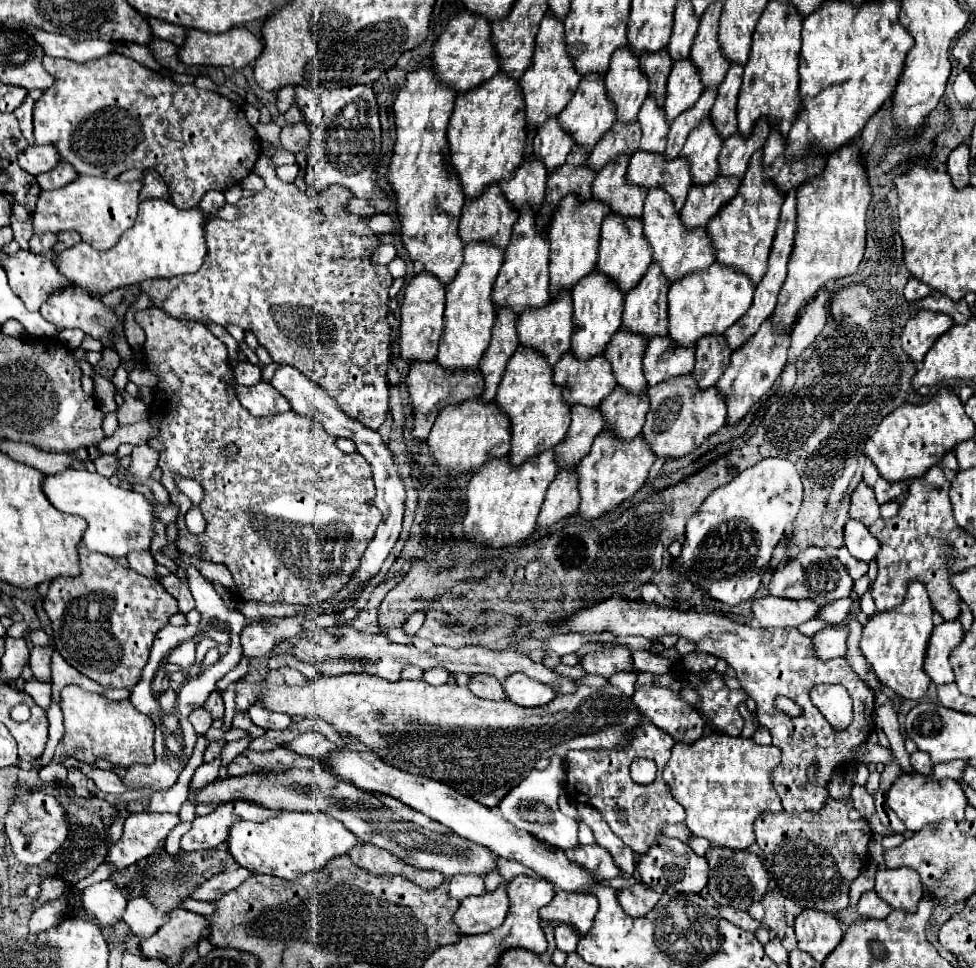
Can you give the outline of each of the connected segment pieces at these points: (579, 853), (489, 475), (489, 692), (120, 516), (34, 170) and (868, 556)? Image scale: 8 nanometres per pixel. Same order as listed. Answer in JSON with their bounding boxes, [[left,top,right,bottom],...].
[[566,845,620,879],[464,447,558,547],[468,675,504,701],[44,467,156,559],[18,145,60,175],[844,519,880,563]]

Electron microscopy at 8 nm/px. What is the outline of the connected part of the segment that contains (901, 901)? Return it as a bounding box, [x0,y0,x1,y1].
[874,867,924,911]

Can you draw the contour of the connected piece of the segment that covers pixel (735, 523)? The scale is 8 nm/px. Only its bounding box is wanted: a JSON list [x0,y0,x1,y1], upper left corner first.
[670,459,804,605]

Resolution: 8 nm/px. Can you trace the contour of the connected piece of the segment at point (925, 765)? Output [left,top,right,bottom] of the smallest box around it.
[910,751,932,775]

